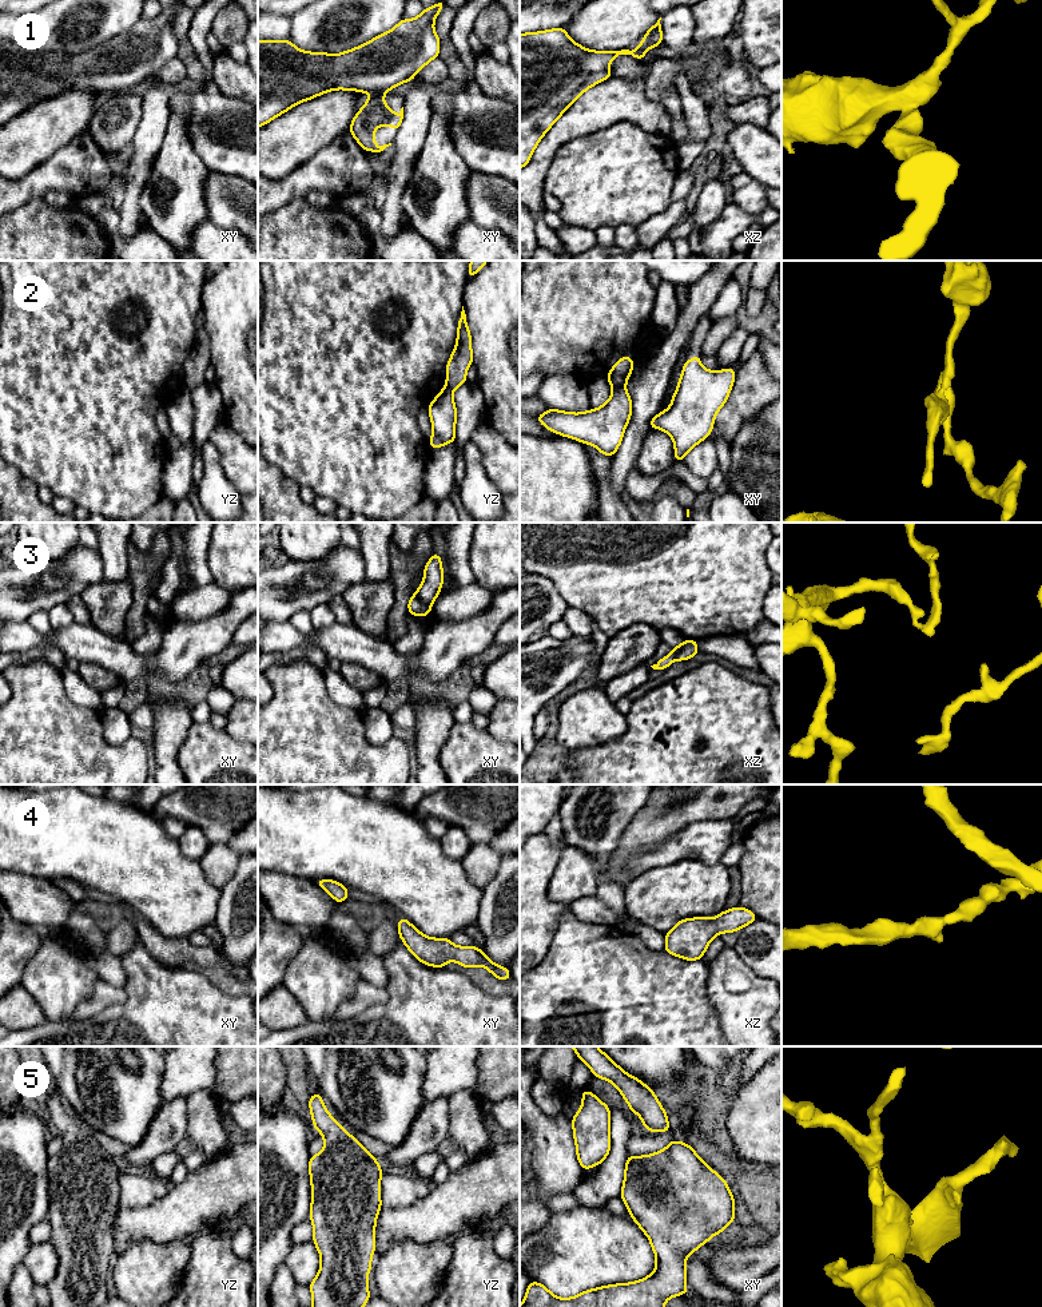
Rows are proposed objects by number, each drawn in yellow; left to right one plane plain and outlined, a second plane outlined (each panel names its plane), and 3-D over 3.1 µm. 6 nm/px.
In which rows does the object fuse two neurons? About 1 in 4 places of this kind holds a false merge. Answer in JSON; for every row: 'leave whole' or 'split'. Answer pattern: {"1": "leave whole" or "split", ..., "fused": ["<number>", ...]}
{"1": "split", "2": "split", "3": "split", "4": "leave whole", "5": "leave whole", "fused": ["1", "2", "3"]}

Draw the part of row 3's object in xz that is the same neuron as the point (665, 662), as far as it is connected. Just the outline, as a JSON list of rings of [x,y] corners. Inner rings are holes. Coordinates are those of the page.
[[[684,641],[672,648],[672,652],[669,655],[667,655],[665,658],[660,659],[656,664],[651,666],[653,670],[665,670],[668,668],[673,660],[677,659],[677,654],[683,649],[684,647]]]

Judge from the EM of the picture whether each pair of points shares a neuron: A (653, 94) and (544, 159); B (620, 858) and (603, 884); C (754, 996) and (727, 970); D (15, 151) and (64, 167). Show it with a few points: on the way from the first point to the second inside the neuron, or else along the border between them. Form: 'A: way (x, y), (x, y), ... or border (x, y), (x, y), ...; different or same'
A: border (649, 67), (644, 94), (660, 104); different
B: border (617, 847), (607, 869), (607, 876), (613, 882); different
C: way (747, 990), (734, 977); same
D: border (68, 142), (18, 179); different

